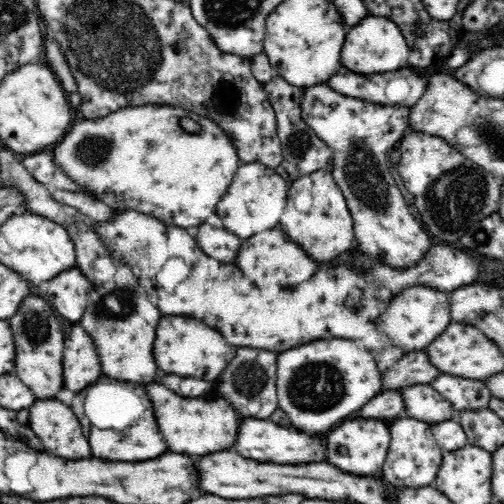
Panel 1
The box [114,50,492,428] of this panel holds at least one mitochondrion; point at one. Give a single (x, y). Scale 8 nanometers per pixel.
(453, 197)

